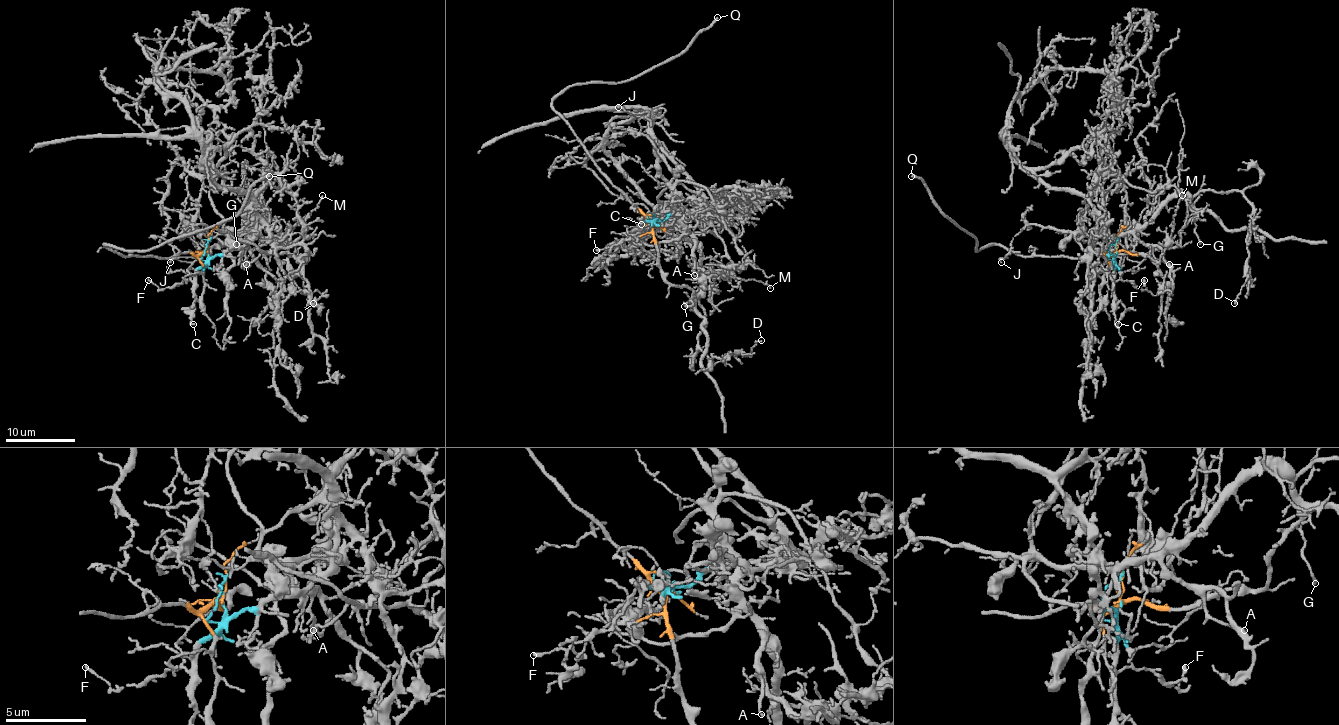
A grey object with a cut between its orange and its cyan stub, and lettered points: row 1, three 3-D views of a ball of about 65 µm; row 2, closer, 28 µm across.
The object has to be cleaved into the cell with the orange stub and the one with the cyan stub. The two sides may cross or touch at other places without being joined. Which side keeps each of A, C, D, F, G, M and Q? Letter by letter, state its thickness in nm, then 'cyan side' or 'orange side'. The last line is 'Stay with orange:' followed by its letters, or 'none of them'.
A: 160 nm | orange side
C: 150 nm | cyan side
D: 130 nm | orange side
F: 180 nm | cyan side
G: 160 nm | orange side
M: 90 nm | orange side
Q: 240 nm | orange side
Stay with orange: A, D, G, M, Q

